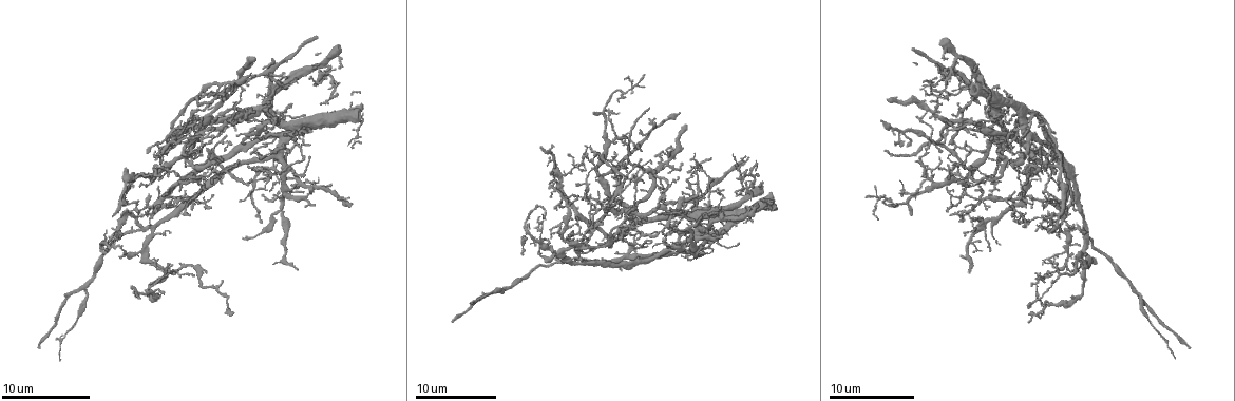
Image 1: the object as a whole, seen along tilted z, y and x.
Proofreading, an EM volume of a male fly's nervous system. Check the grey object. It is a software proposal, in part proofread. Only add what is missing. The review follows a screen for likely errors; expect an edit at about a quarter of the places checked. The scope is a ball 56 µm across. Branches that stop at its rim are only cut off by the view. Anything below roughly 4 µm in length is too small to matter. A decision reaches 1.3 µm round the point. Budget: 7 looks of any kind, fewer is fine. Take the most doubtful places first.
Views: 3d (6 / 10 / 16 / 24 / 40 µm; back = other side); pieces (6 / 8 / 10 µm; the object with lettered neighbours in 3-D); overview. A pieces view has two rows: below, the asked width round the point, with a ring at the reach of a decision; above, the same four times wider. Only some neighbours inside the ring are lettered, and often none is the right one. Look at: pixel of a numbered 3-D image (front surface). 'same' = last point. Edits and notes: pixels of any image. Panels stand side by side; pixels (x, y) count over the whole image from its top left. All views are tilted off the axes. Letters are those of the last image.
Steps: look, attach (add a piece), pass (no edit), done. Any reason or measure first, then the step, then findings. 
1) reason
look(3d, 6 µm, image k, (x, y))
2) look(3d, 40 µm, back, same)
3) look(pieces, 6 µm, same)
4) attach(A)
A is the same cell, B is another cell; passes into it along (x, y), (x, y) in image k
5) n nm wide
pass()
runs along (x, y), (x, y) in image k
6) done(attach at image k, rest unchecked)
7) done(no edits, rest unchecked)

look(pieces, 8 µm, image 1, (910, 213))

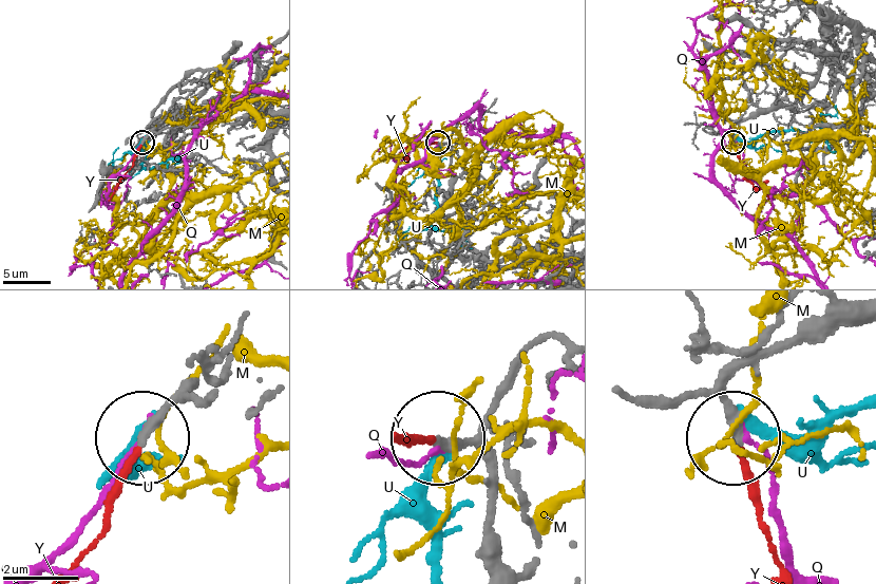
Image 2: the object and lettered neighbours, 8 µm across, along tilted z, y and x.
attach(Y)
Y is the same cell, M, Q and U are other cells; it goes on there

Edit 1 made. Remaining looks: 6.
redraw
look(overview)

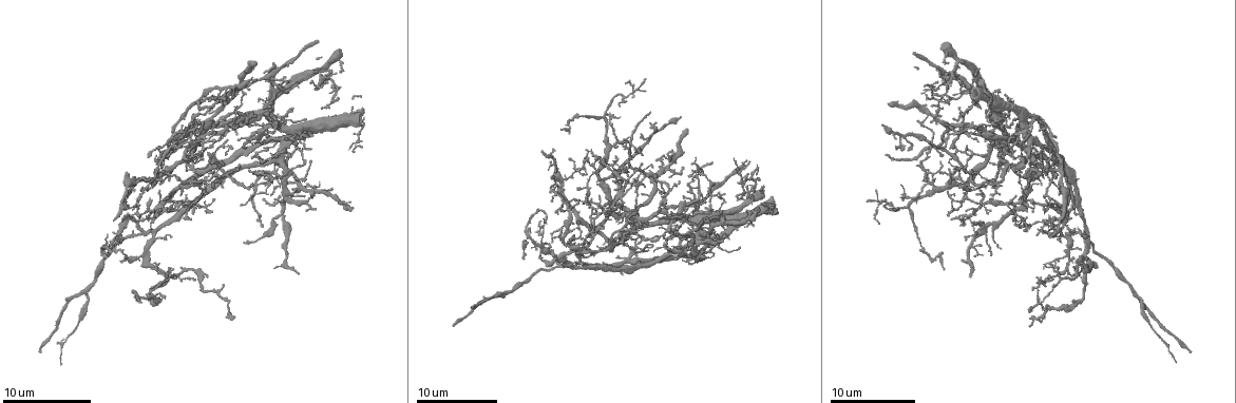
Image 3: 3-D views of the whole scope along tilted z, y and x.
branch stops here
look(pieces, 6 µm, image 3, (978, 106))

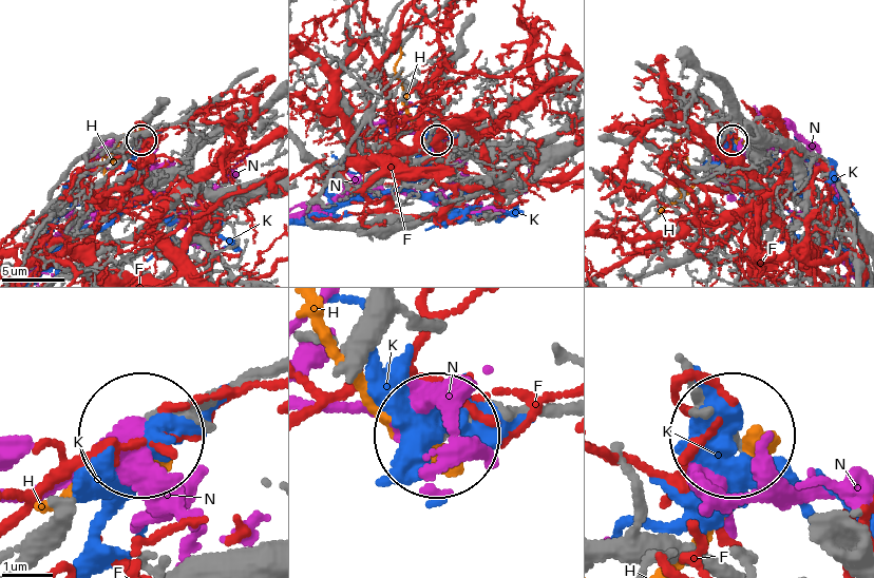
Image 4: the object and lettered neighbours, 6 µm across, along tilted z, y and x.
pass()
F, H, K and N are other cells; runs along (689, 369), (729, 434) in image 4; no lettered piece goes on from it

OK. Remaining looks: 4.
thin end
look(pieces, 10 µm, image 3, (542, 151))

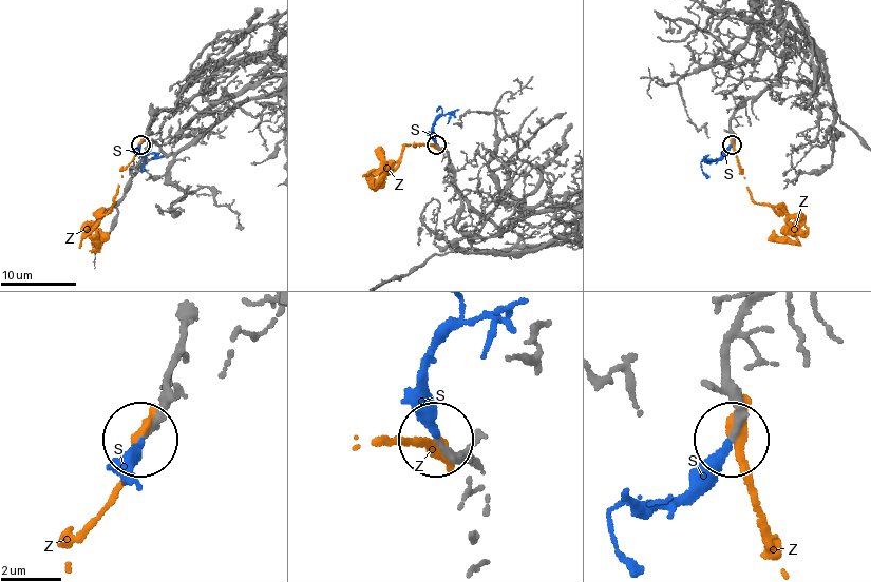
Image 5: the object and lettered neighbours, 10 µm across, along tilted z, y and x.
attach(S)
S is the same cell, Z is another cell; passes into it along (170, 364), (166, 412), (140, 442), (131, 473) in image 5; it goes on there

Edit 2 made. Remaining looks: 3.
redraw
look(overview)

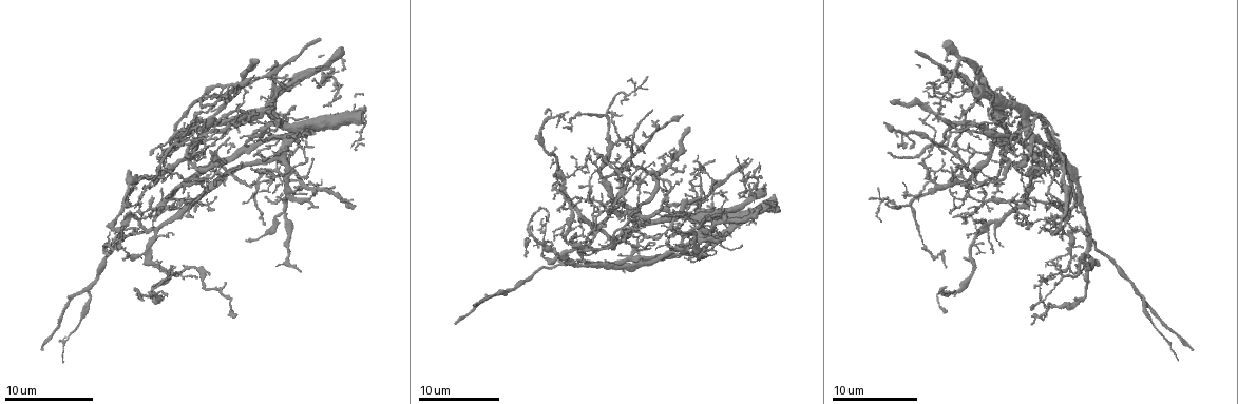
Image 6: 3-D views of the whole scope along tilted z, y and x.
free end
look(pieces, 6 µm, image 6, (273, 104))

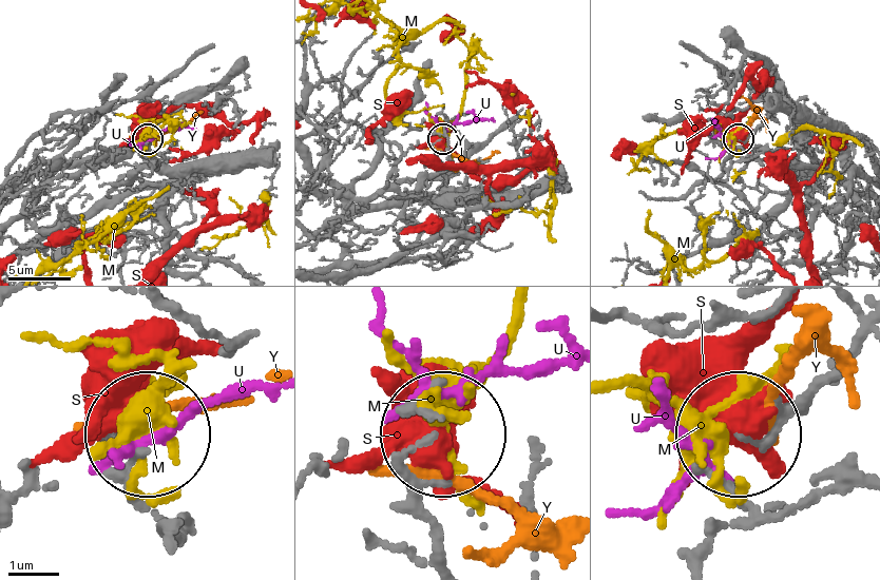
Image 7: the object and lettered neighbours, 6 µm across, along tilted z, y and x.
160 nm wide
pass()
M, S, U and Y are other cells; runs along (443, 554), (419, 478), (429, 438) in image 7; no lettered piece goes on from it

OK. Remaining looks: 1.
done(attach at image 2, attach at image 5, rest unchecked)

